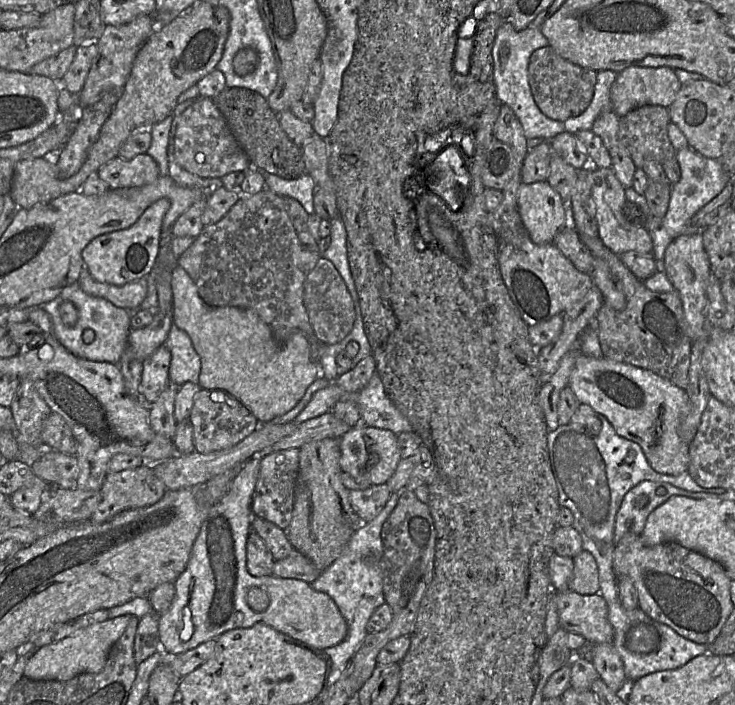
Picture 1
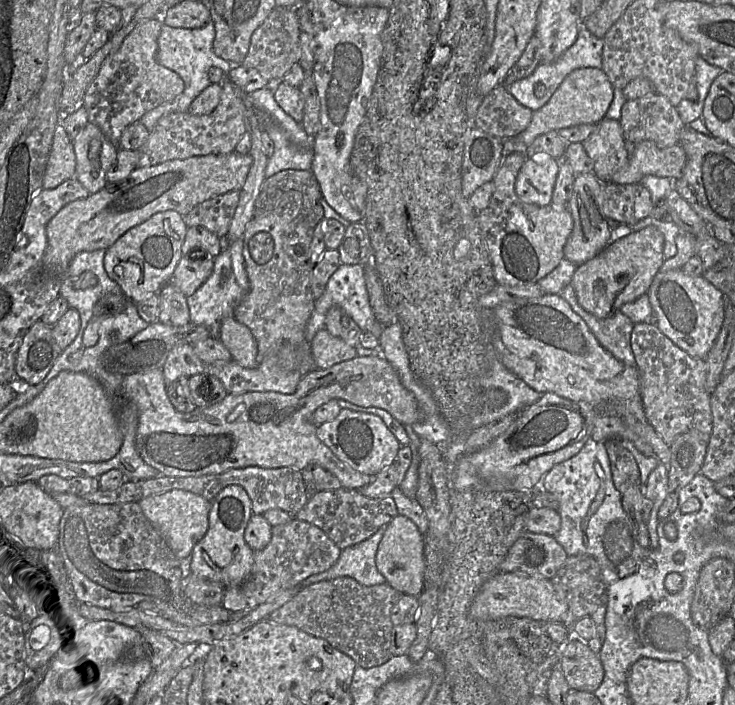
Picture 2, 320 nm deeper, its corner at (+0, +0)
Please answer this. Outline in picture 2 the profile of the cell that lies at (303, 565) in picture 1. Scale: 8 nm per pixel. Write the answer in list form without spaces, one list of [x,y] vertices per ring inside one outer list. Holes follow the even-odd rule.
[[[292,518],[286,524],[272,527],[270,543],[264,549],[254,552],[249,577],[239,586],[226,588],[221,605],[231,612],[253,609],[282,591],[297,587],[308,577],[327,571],[336,563],[340,554],[340,548],[320,528]]]

